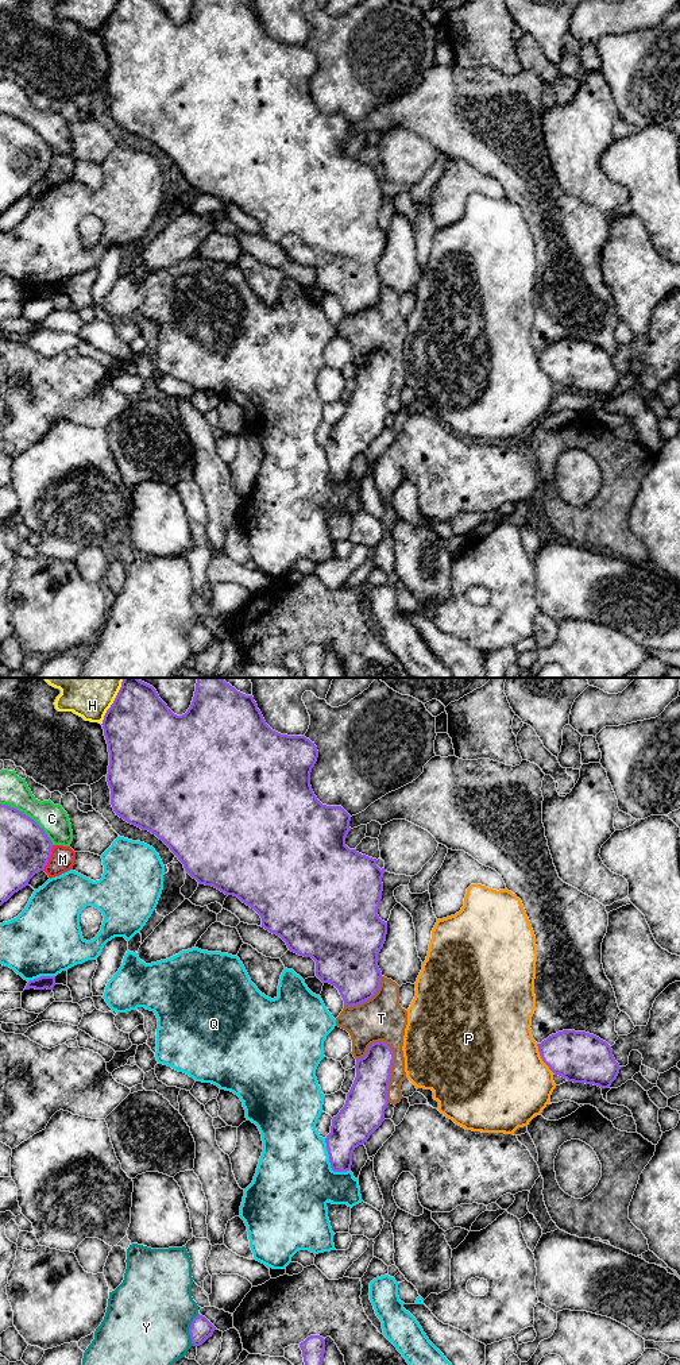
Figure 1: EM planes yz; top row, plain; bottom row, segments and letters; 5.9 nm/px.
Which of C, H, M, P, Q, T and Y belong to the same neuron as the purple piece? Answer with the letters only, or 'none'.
none

